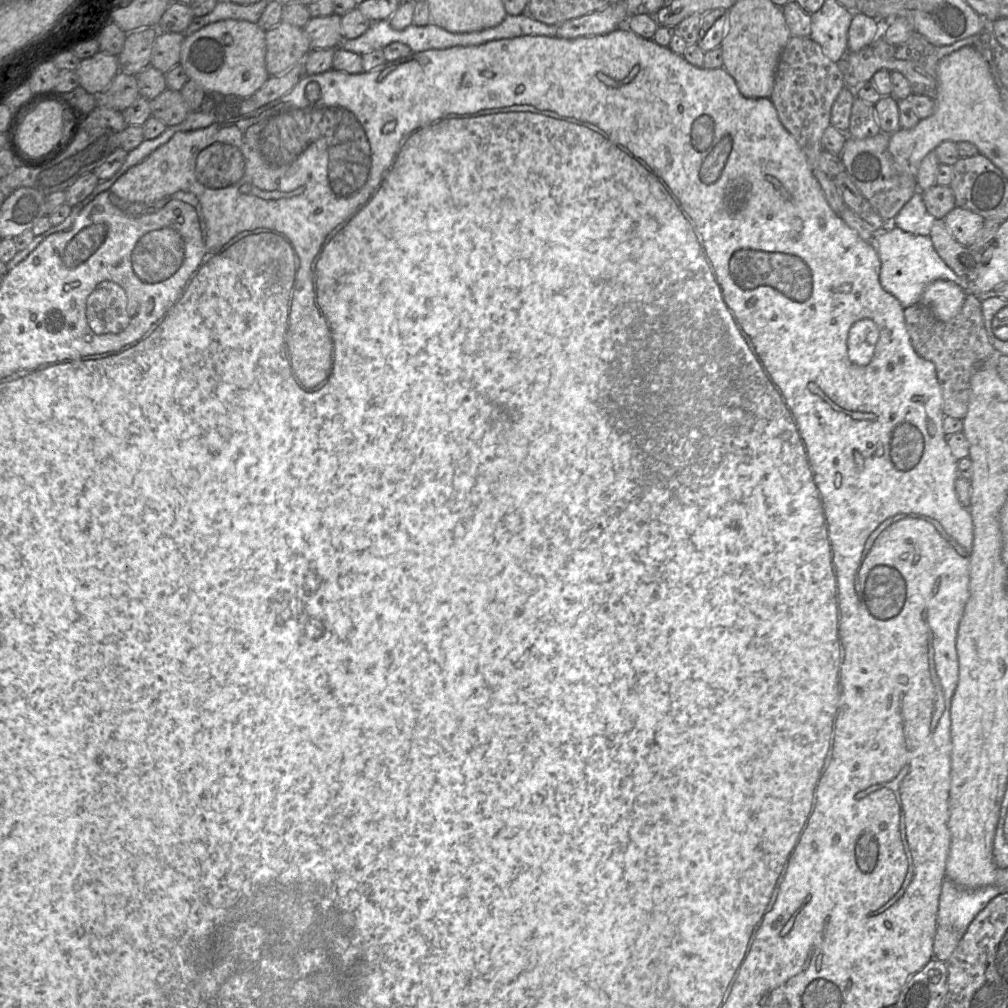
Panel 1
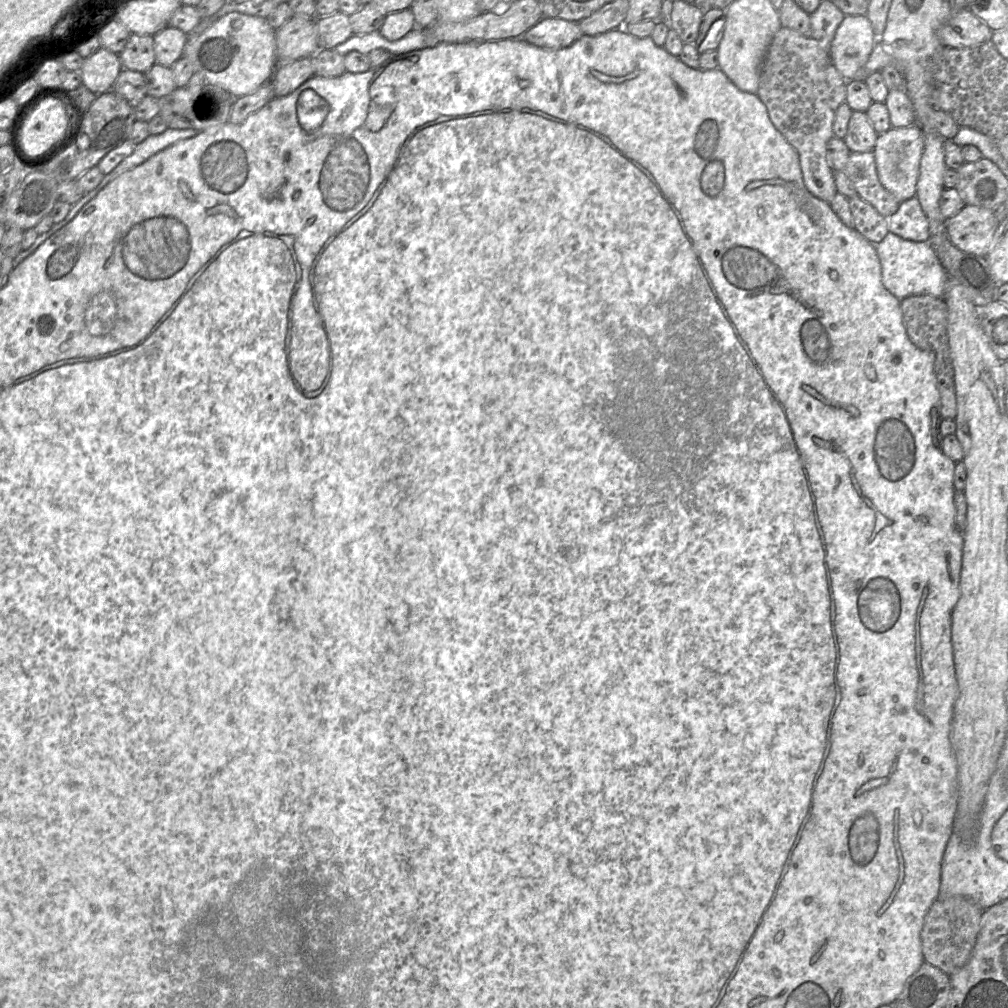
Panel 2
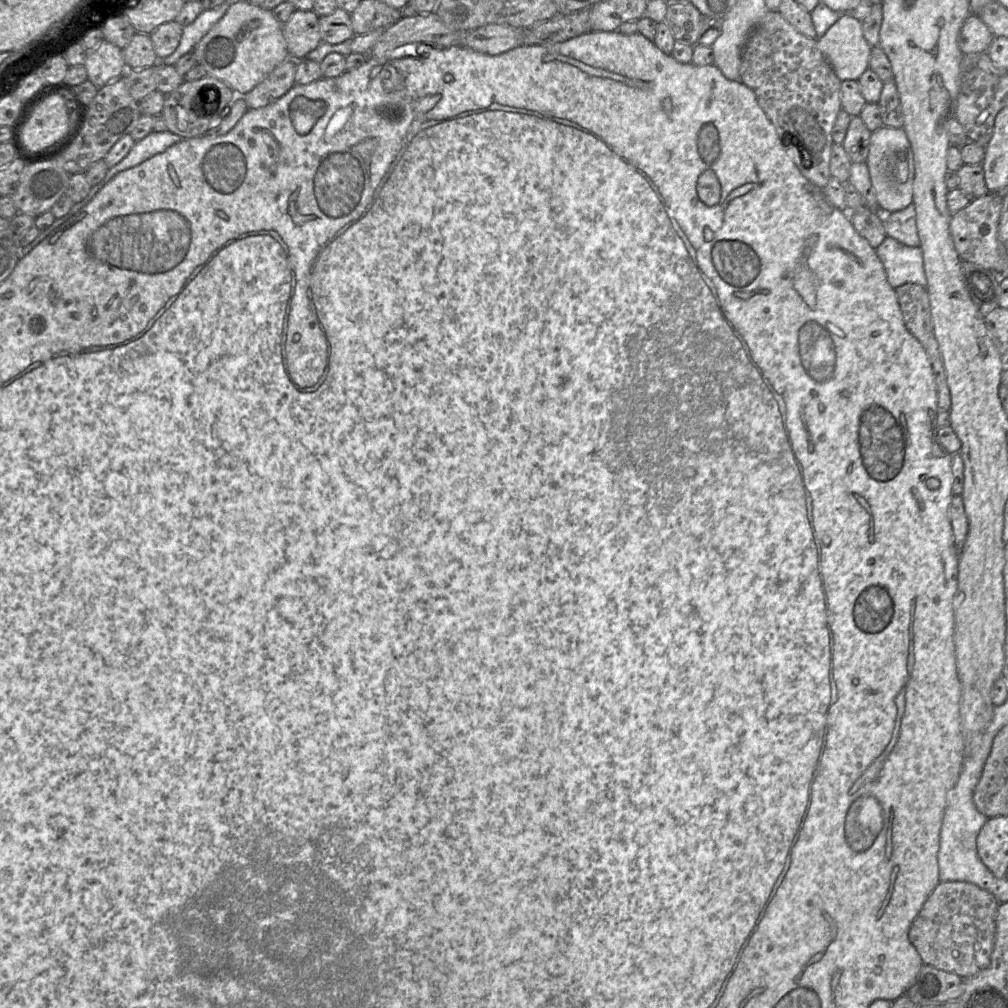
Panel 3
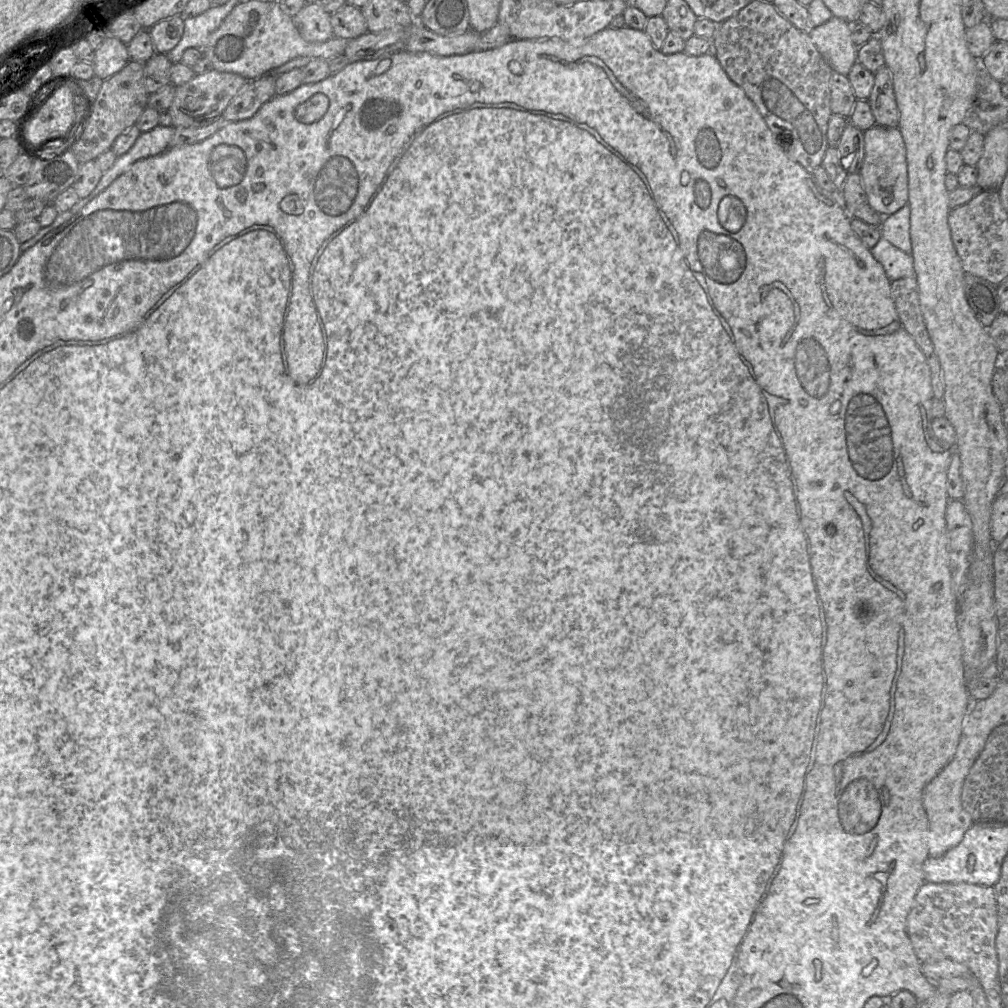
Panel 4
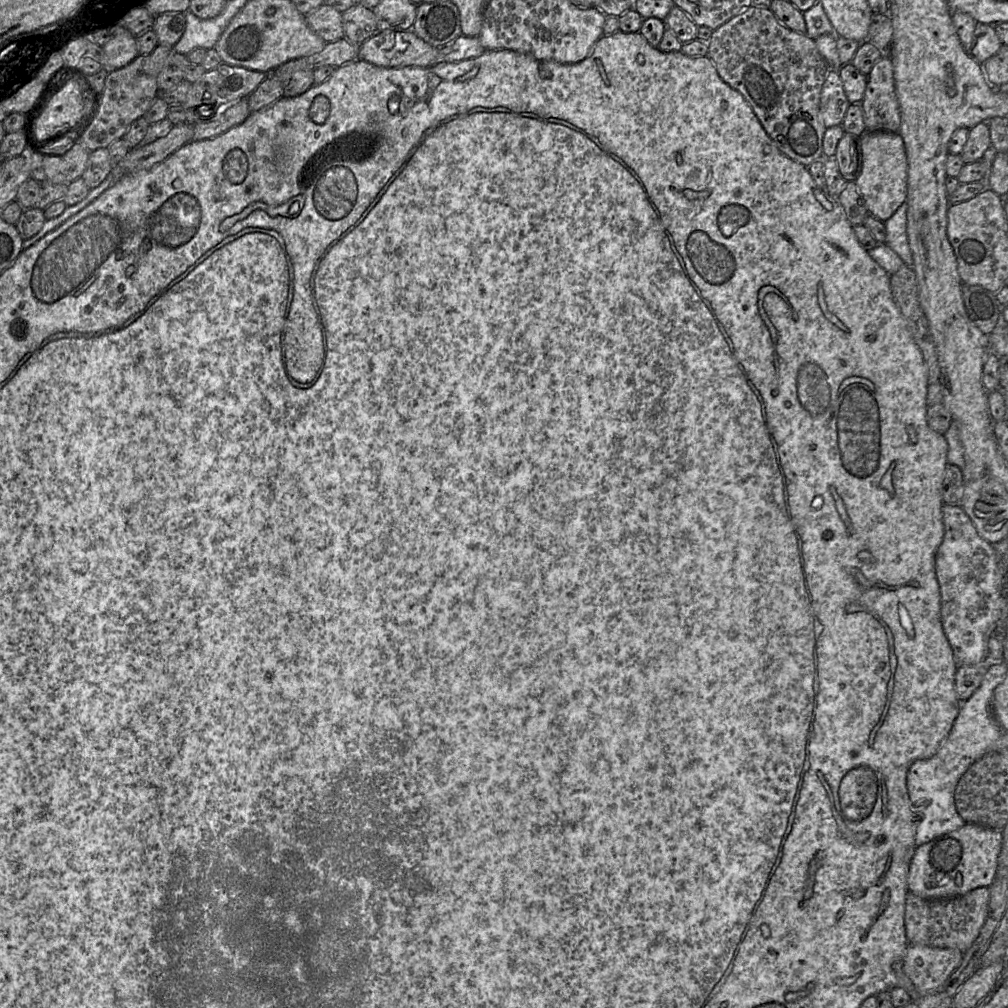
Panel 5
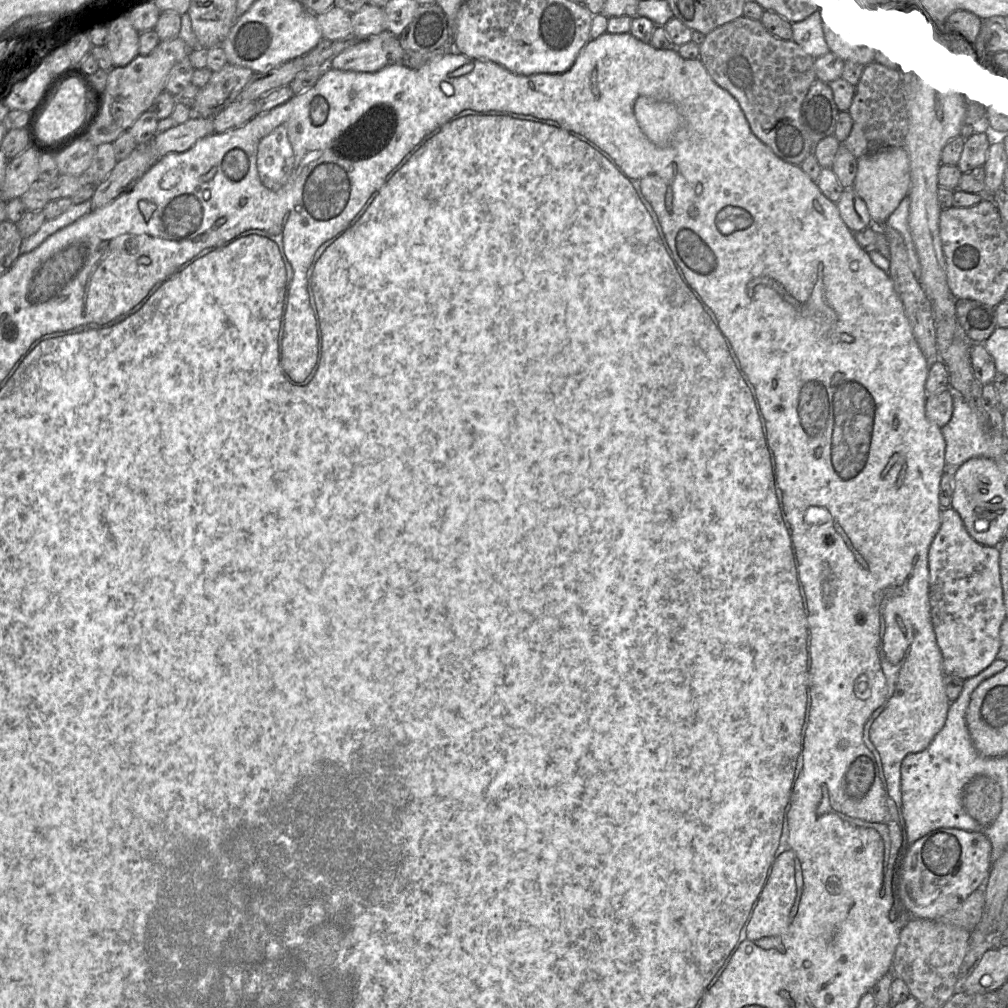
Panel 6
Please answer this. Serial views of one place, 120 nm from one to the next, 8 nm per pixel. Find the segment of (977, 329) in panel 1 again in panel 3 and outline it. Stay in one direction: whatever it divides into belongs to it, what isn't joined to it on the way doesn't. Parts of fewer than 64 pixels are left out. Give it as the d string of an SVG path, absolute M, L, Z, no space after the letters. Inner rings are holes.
M906 283L897 287L895 291L907 330L921 343L928 355L937 385L938 412L949 411L951 394L934 334L927 290L918 284Z

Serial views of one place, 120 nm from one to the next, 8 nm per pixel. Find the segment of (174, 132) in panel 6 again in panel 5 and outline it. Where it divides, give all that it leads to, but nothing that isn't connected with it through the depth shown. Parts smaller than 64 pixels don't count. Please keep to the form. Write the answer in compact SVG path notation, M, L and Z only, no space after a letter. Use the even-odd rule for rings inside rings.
M247 97L240 98L217 112L209 121L193 126L193 139L200 141L214 138L230 128L243 123L250 115Z

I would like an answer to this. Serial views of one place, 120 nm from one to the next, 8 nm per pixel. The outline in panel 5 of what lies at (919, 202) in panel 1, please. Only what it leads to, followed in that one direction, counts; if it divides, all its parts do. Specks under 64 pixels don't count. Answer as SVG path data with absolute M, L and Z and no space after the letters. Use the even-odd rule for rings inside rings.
M905 201L889 219L884 221L885 244L896 252L906 265L913 266L913 256L907 234L907 209L908 204Z

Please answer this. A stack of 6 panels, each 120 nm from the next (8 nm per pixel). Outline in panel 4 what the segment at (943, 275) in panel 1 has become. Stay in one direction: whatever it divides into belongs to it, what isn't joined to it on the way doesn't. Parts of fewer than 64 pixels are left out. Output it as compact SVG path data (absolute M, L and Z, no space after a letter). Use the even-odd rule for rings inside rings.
M883 237L870 248L873 257L883 266L888 279L915 277L914 261L910 253L905 253Z

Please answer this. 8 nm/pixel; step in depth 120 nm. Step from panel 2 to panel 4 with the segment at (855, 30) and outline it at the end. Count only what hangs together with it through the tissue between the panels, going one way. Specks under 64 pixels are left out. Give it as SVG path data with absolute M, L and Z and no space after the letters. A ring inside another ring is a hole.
M832 17L809 34L814 45L836 73L847 76L857 62L858 47L851 39L851 24Z

